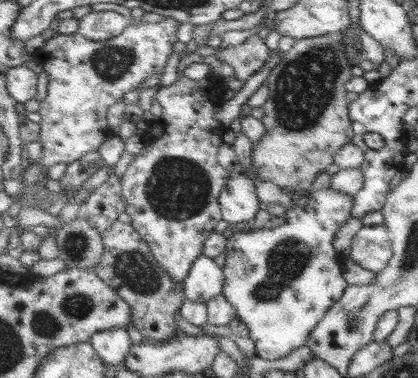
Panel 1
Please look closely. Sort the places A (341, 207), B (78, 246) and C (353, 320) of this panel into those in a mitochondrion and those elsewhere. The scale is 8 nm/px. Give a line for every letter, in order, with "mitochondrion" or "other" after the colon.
A: other
B: mitochondrion
C: mitochondrion

